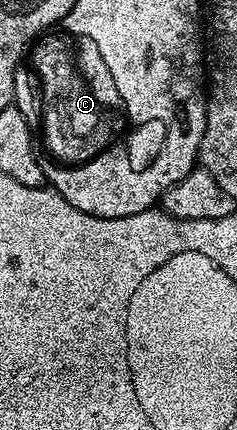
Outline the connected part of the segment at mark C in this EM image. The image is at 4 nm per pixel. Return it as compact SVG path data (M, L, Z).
M66 16L53 30L33 41L28 52L28 64L29 60L34 67L30 80L34 83L38 105L29 109L28 119L34 133L34 153L40 162L40 170L44 170L46 176L52 172L82 172L82 167L88 166L88 162L96 162L96 158L116 150L128 157L130 168L137 172L158 164L158 156L162 156L170 142L170 124L157 118L134 120L134 112L130 112L130 104L126 104L126 96L122 96L122 88L118 88L118 76L114 76L114 68L110 68L106 56L102 56L102 48L98 48L94 36L87 32L74 32Z

